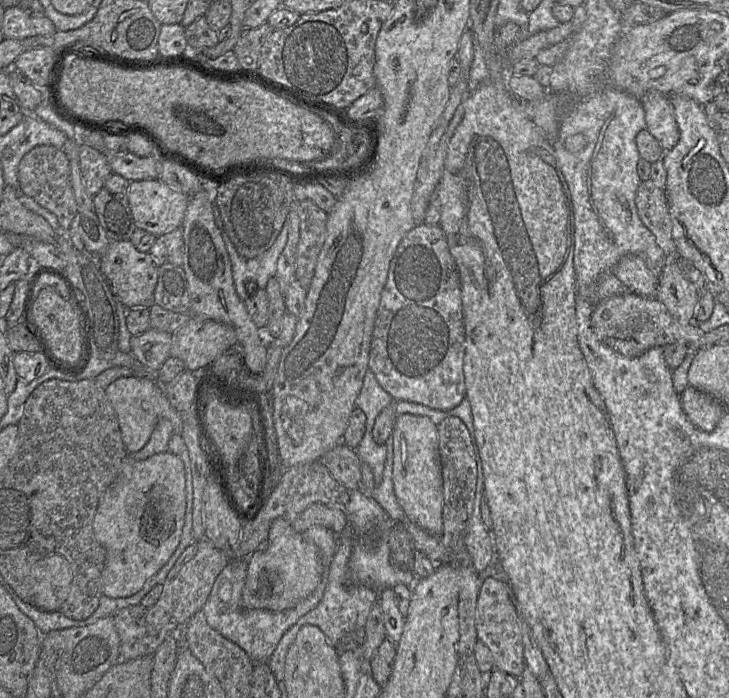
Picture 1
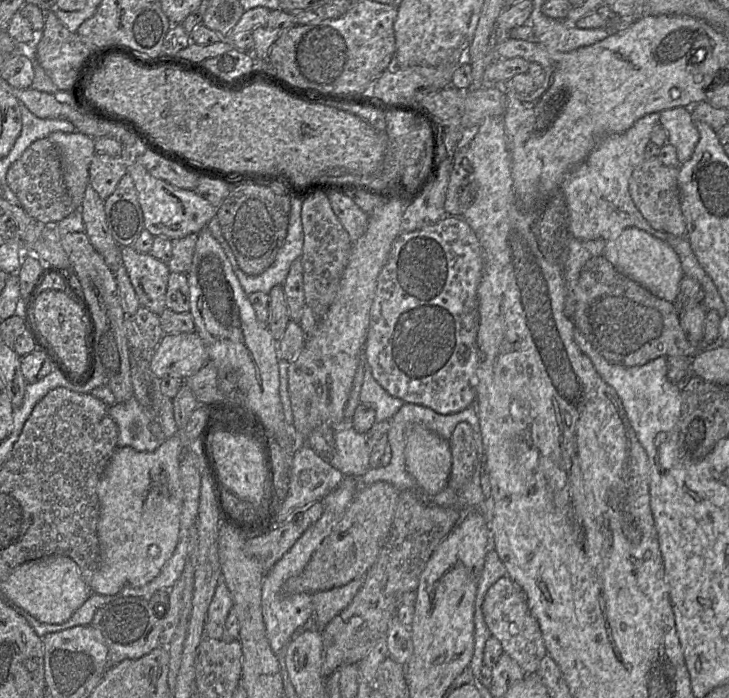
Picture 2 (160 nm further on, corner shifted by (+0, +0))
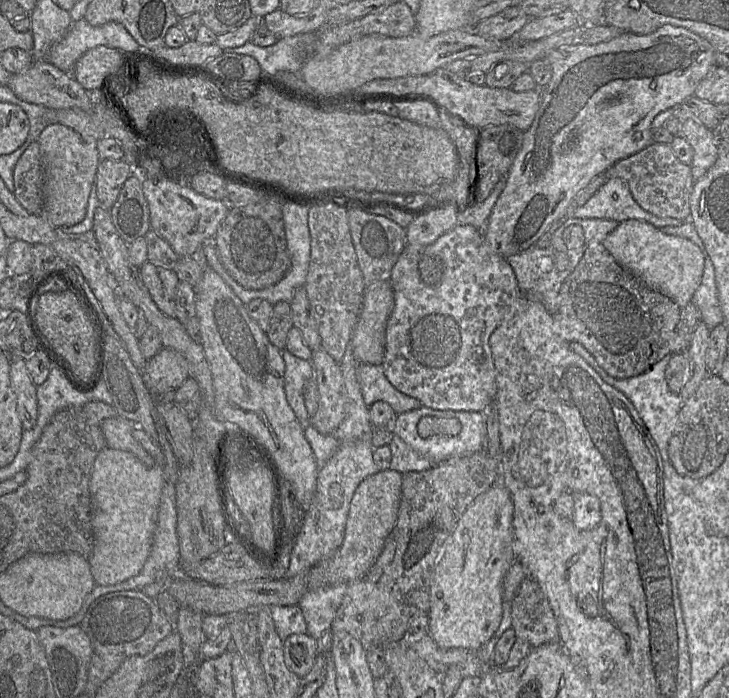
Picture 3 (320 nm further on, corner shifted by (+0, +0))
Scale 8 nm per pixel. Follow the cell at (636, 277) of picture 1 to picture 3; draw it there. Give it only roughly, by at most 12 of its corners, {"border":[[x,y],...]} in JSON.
{"border":[[643,221],[602,244],[623,268],[680,309],[701,284],[704,256]]}

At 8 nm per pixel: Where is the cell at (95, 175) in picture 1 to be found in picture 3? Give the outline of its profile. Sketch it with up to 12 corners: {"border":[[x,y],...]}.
{"border":[[102,159],[95,188],[99,206],[111,209],[135,166]]}

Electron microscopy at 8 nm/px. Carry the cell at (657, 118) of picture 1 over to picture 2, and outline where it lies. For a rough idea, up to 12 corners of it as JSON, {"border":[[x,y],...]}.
{"border":[[690,108],[659,114],[659,124],[675,147],[680,164],[699,141]]}

